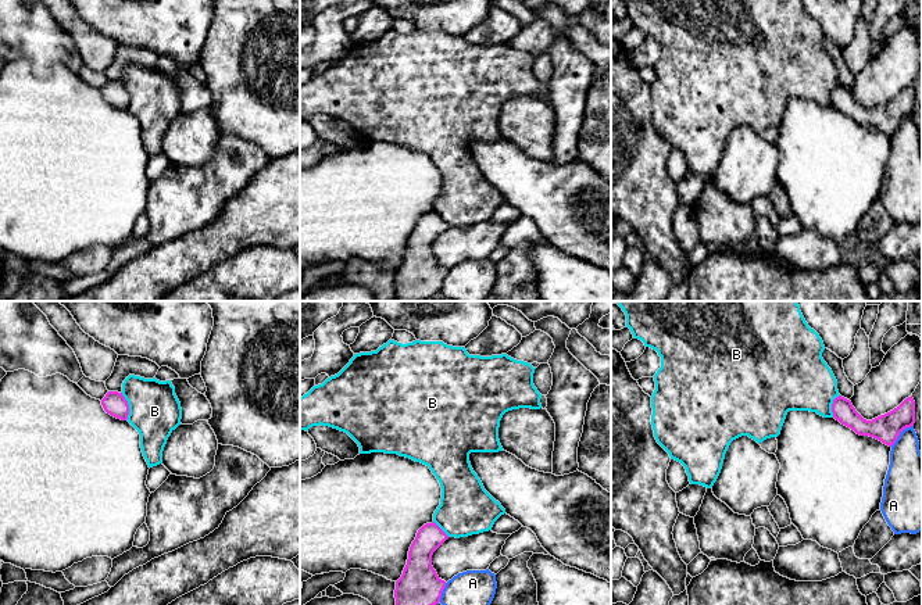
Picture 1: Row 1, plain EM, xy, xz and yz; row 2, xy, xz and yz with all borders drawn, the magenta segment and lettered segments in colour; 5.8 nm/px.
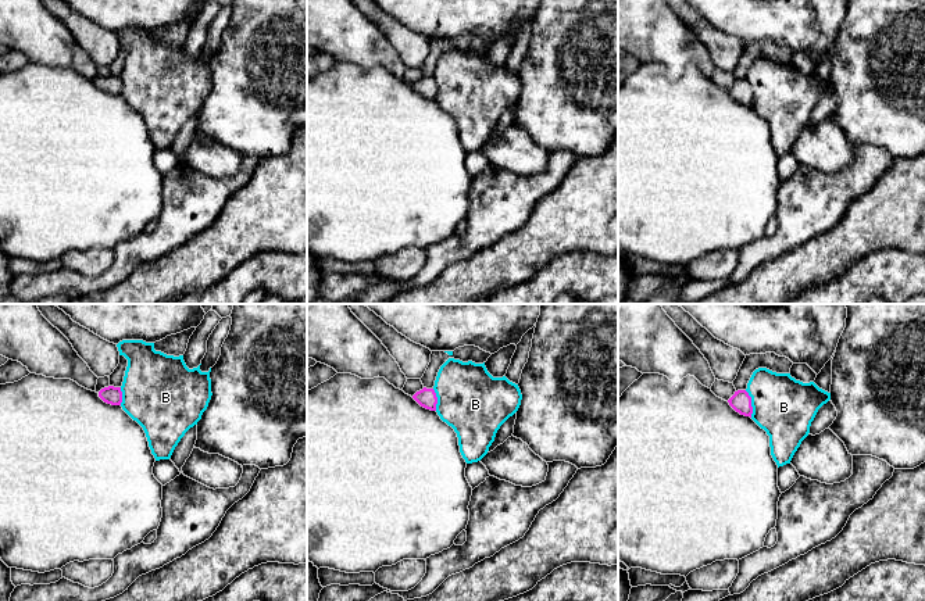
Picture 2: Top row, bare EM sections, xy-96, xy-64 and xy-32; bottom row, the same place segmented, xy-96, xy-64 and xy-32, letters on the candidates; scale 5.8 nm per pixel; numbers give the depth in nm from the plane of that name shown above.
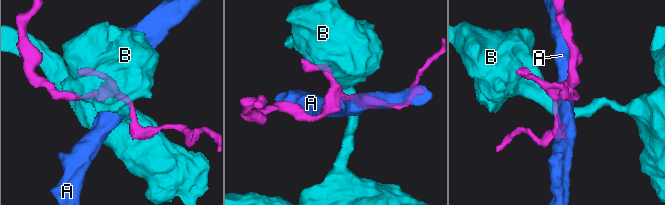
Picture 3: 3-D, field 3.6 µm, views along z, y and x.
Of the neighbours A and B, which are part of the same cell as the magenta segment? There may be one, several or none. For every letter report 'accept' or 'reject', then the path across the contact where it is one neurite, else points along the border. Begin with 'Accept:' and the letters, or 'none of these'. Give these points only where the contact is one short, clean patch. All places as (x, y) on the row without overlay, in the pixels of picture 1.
Accept: none of these
A: reject
B: reject

